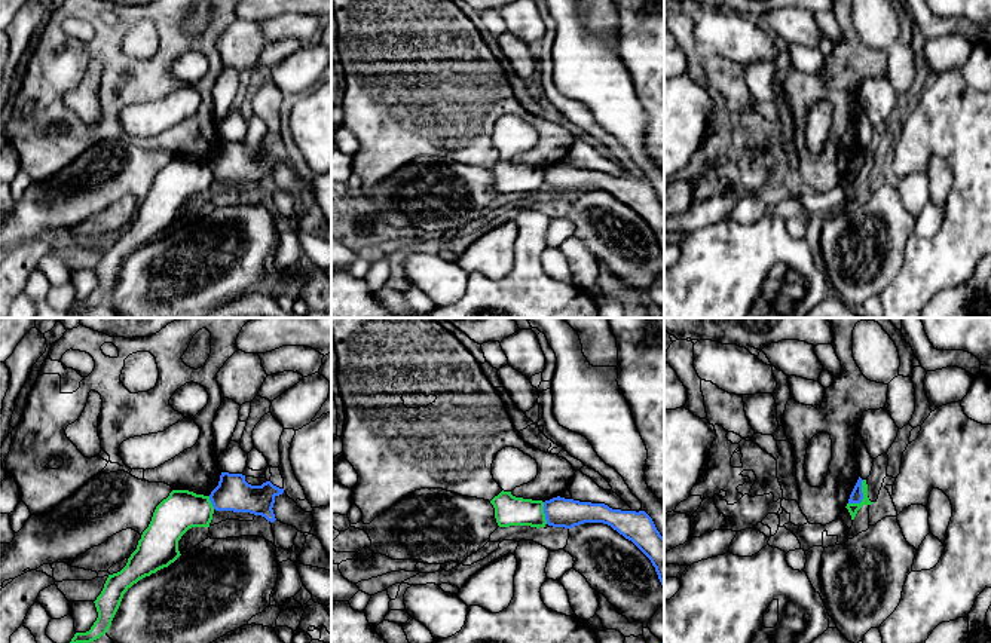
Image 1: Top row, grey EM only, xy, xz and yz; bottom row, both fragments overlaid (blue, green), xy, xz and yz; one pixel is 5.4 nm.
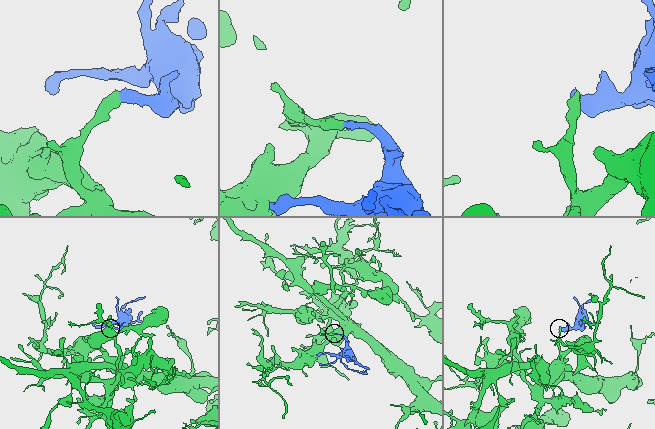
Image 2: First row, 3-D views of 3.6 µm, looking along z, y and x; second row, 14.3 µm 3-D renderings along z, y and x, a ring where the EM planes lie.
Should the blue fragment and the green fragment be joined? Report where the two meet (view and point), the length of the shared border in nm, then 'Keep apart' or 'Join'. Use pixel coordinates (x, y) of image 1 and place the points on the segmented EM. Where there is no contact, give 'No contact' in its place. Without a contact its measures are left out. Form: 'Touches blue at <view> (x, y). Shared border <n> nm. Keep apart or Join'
Touches blue at yz (862, 496). Shared border 160 nm. Keep apart

